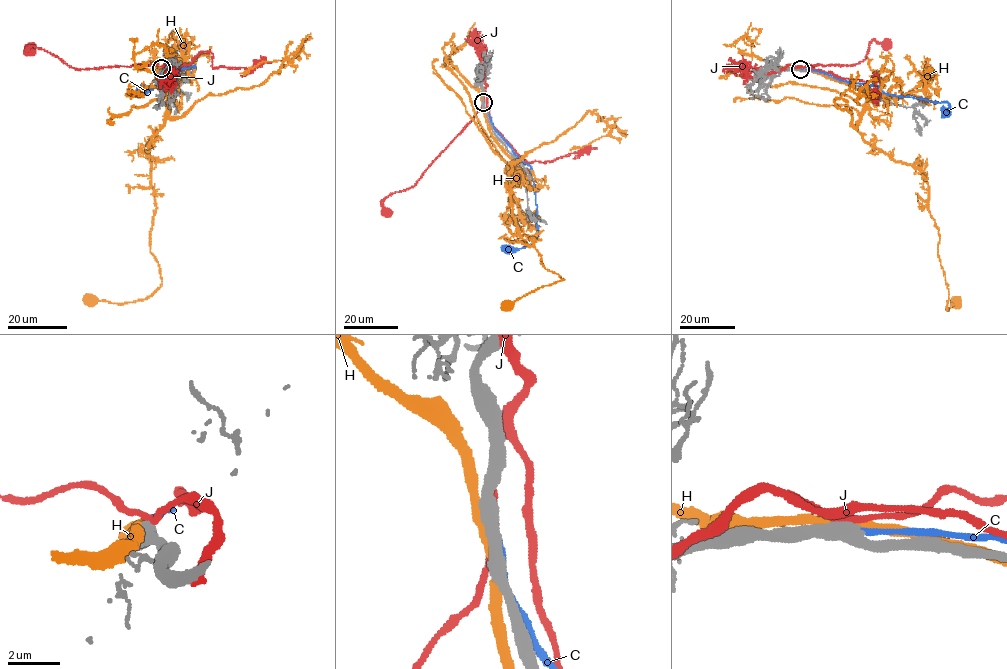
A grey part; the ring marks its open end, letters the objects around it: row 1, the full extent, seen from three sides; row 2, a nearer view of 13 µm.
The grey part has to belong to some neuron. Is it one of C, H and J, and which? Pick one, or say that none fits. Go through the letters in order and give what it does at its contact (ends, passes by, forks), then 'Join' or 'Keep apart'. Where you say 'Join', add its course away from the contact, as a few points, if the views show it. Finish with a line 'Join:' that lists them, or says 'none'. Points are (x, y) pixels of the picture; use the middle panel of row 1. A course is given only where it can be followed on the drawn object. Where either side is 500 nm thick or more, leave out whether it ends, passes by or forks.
C: It ends there. Join. Its course: (483, 102), (496, 133), (513, 153), (530, 166), (537, 207), (538, 238), (516, 249), (502, 248)
H: Keep apart
J: It passes by. Keep apart
Join: C

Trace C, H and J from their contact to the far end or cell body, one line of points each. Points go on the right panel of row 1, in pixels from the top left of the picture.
C: (799, 69), (816, 69), (849, 82), (877, 86), (889, 94), (946, 102), (950, 106), (948, 113), (942, 115)
H: (797, 68), (867, 95), (856, 130), (894, 160), (923, 173), (928, 210), (939, 236), (946, 309), (954, 302)
J: (798, 68), (810, 64), (854, 65), (863, 61), (873, 40), (886, 45)

